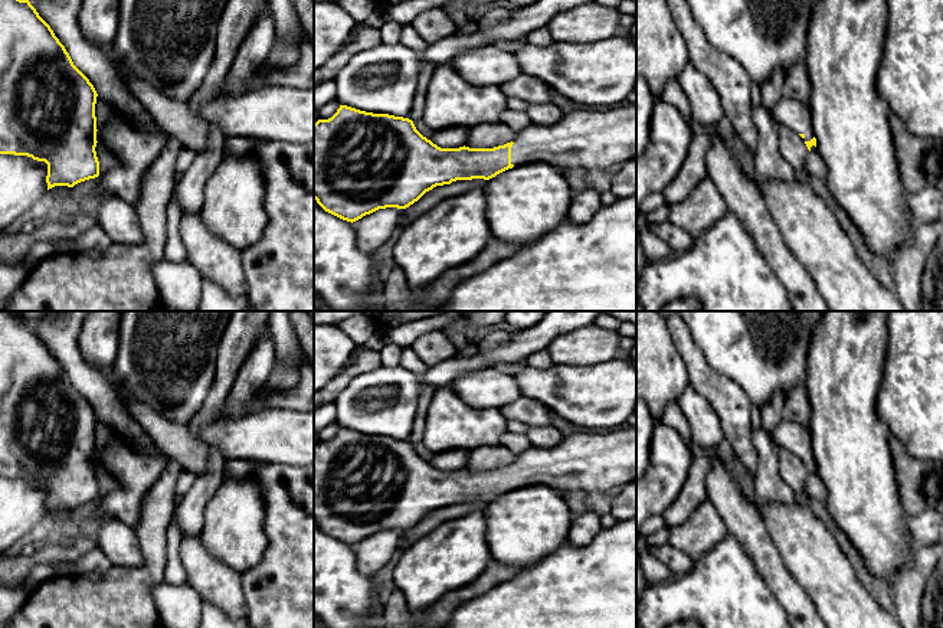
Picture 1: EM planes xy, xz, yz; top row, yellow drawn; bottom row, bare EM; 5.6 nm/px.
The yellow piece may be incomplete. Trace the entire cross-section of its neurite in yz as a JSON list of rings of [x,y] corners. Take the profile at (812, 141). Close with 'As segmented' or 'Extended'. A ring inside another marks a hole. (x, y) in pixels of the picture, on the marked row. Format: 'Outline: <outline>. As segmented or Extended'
Outline: [[[782,97],[773,109],[773,115],[779,124],[798,133],[805,140],[809,151],[816,150],[809,104]]]. Extended

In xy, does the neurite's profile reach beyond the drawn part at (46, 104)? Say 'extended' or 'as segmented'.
as segmented

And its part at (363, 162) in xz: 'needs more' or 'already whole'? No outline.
needs more

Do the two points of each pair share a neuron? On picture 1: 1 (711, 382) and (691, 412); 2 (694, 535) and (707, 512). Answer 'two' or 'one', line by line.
1: two
2: one

